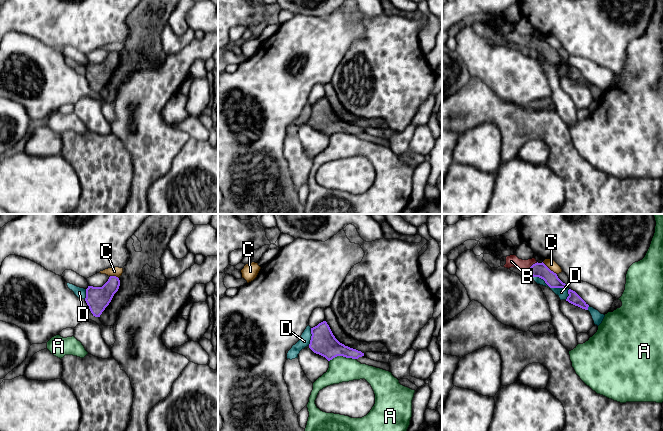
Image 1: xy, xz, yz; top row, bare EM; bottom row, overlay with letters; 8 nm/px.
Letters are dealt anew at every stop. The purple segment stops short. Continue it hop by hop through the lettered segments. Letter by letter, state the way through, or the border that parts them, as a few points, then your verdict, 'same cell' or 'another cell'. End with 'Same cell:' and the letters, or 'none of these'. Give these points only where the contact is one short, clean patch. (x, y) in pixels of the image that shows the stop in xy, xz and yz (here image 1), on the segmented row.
A: another cell
B: way yz (540, 270), (537, 270), (532, 265), (522, 265), (511, 261); same cell
C: another cell
D: another cell
Same cell: B

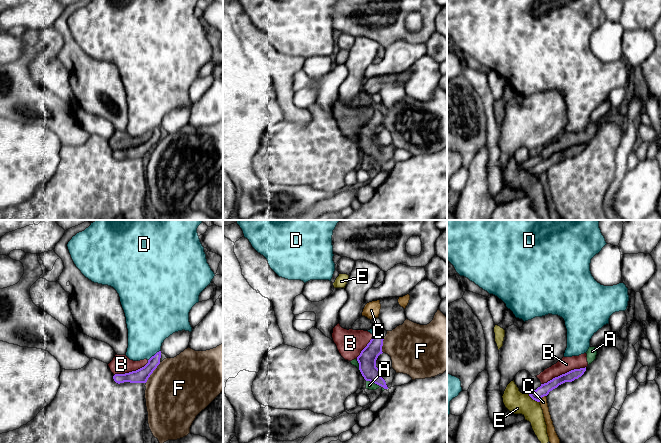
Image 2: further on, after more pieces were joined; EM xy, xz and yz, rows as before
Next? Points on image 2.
A: another cell
B: another cell
C: another cell
D: another cell
E: another cell
F: another cell
Same cell: none of these

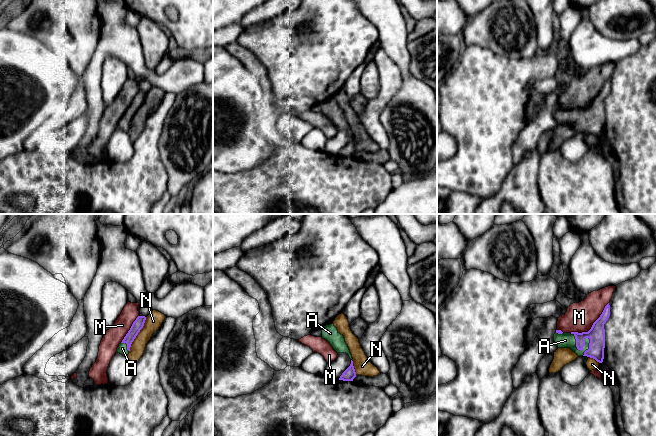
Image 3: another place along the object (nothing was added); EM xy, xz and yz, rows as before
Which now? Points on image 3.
A: way yz (596, 334), (586, 338), (584, 344), (580, 350), (565, 340); same cell
M: another cell
N: another cell
Same cell: A

